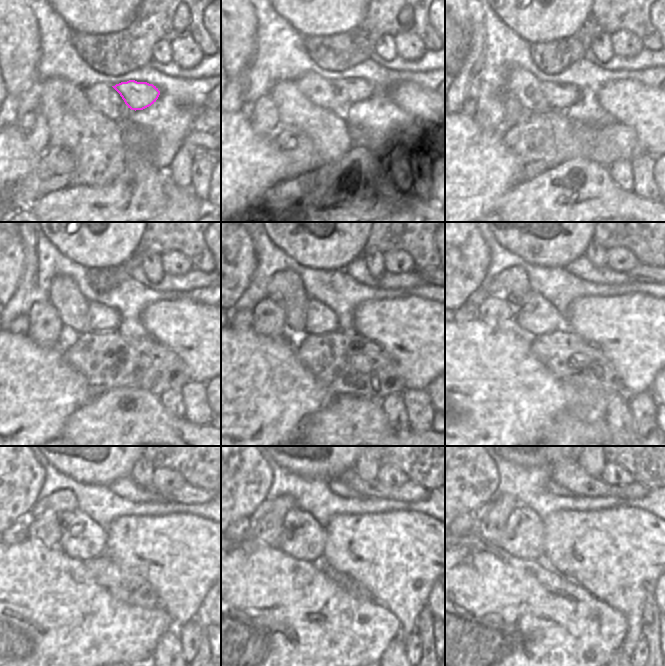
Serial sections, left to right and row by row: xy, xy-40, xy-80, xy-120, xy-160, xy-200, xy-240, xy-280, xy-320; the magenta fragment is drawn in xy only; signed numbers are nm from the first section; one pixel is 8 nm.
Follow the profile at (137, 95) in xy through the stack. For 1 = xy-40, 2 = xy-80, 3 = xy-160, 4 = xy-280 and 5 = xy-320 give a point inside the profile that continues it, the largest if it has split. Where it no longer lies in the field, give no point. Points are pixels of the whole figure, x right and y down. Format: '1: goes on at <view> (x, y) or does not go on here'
1: goes on at xy-40 (352, 90)
2: goes on at xy-80 (558, 96)
3: goes on at xy-160 (320, 319)
4: goes on at xy-280 (303, 538)
5: goes on at xy-320 (523, 537)

